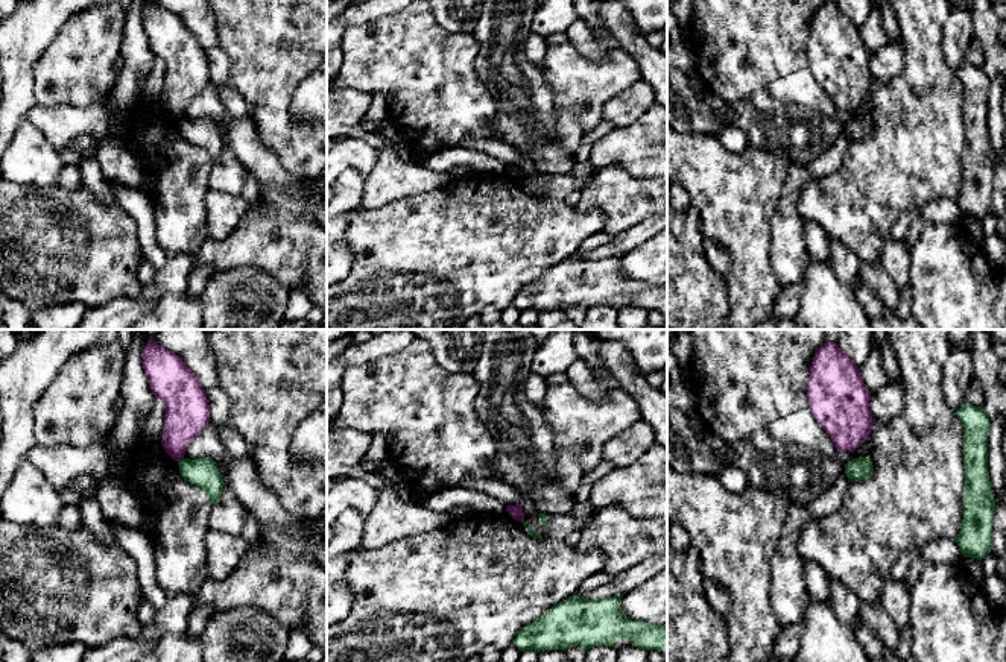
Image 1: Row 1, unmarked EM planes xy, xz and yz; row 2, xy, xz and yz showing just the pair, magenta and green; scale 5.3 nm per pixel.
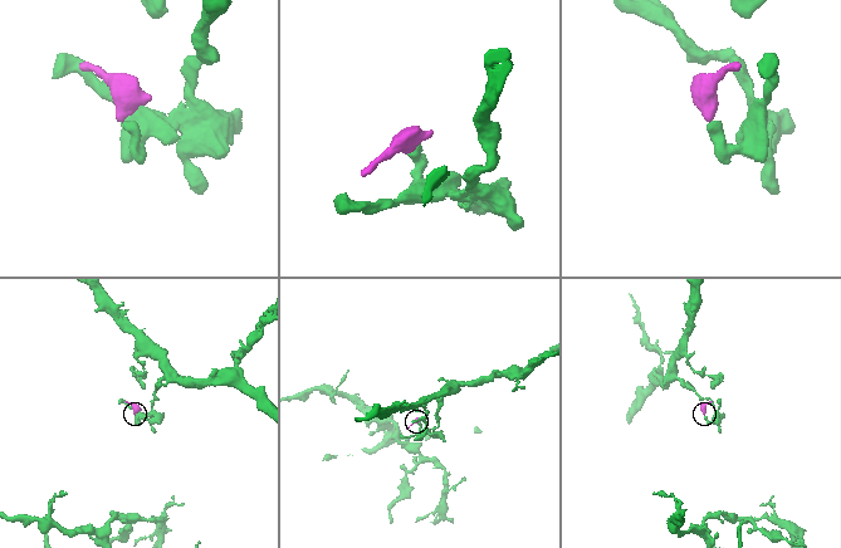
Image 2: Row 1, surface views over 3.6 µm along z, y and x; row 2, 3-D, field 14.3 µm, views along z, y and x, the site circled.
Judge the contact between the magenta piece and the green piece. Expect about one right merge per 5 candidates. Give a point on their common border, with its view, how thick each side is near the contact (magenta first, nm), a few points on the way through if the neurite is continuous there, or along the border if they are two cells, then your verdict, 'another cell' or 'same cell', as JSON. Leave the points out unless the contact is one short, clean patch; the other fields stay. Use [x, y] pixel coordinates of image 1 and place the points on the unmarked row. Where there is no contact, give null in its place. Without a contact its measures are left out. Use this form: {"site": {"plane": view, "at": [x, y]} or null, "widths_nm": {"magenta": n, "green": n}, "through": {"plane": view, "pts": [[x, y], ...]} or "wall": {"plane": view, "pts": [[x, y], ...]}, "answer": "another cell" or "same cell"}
{"site": {"plane": "xy", "at": [180, 119]}, "widths_nm": {"magenta": 240, "green": 160}, "wall": {"plane": "xy", "pts": [[183, 117], [177, 120]]}, "answer": "another cell"}

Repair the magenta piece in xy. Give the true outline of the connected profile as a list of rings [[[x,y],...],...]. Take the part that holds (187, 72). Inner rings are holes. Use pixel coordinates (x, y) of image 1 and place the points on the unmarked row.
[[[153,0],[147,2],[141,12],[141,18],[152,53],[166,65],[164,88],[161,93],[163,106],[166,112],[178,121],[184,118],[191,99],[211,80],[205,49],[179,15],[163,8]]]

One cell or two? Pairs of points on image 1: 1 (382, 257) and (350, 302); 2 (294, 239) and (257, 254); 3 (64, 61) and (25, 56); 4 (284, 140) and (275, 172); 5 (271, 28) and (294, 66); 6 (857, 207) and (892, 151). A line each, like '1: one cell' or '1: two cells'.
1: one cell
2: one cell
3: two cells
4: two cells
5: one cell
6: one cell

